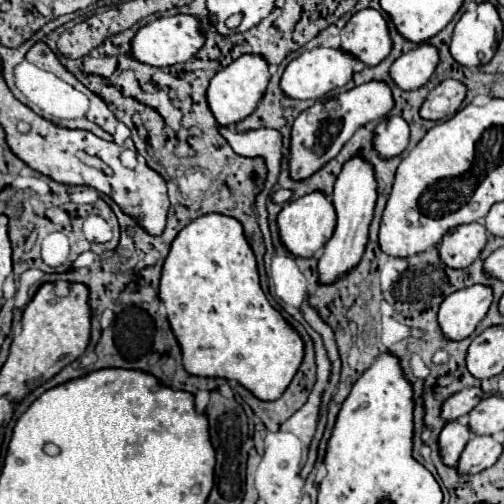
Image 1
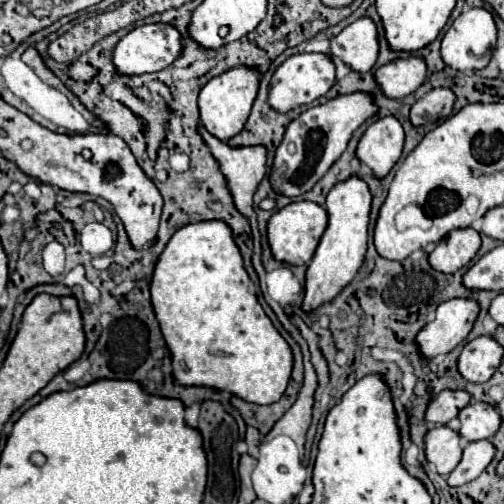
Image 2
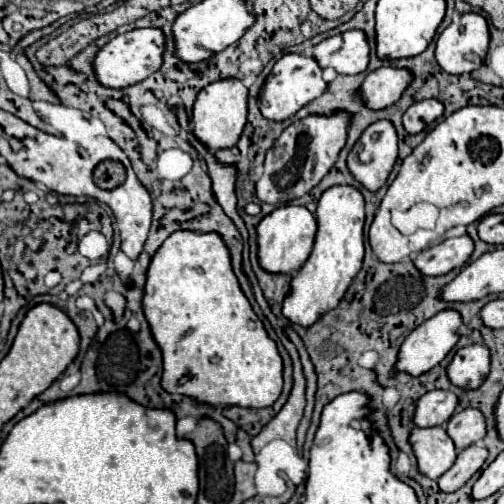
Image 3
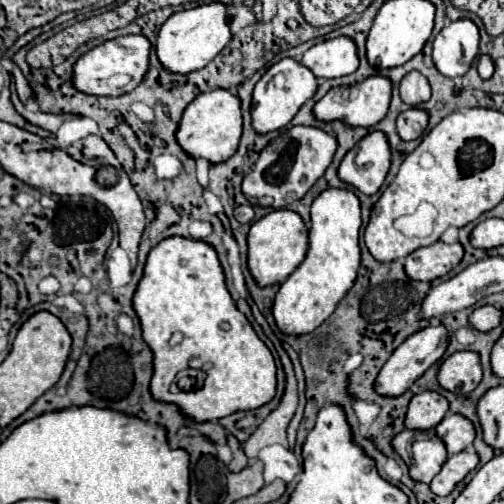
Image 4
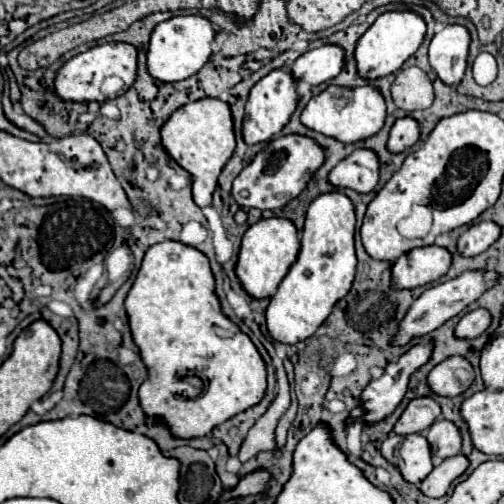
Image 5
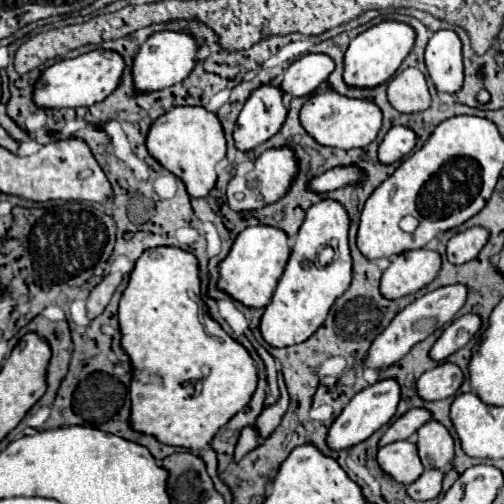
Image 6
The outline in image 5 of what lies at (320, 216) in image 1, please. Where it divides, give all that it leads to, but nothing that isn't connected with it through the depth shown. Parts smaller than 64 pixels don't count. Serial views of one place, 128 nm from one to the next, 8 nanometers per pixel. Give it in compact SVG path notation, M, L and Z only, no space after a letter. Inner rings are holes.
M276 216L266 218L252 224L244 232L236 274L248 294L252 294L254 298L266 298L278 290L280 282L288 274L290 266L296 262L298 254L300 254L300 238L294 222L288 218L276 218Z

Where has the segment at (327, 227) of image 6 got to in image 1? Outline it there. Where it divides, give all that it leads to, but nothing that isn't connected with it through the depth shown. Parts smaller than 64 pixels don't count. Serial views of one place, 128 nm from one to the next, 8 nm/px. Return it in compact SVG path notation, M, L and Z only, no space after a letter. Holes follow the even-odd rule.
M360 154L352 156L344 166L342 172L334 184L334 194L332 194L332 204L336 208L336 230L334 236L328 240L324 254L320 256L318 262L318 272L320 272L320 282L334 282L340 274L346 274L352 270L366 248L368 242L368 228L372 222L374 214L374 204L376 204L376 176L374 176L374 166L364 160Z

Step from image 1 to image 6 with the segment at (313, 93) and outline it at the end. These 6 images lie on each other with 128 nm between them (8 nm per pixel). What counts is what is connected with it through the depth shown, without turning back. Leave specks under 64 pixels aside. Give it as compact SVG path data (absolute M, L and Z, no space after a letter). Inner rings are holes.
M264 84L256 88L238 116L234 128L236 146L244 152L254 150L282 128L286 116L288 108L284 106L284 92L280 86Z

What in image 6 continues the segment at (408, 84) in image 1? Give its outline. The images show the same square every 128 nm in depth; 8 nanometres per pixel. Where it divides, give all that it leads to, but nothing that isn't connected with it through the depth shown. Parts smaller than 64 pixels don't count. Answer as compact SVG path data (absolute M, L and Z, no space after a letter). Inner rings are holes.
M336 90L328 92L316 92L308 98L308 102L300 110L300 122L304 130L322 146L332 146L332 148L362 148L368 146L380 126L382 126L382 110L366 98L348 98L338 94Z

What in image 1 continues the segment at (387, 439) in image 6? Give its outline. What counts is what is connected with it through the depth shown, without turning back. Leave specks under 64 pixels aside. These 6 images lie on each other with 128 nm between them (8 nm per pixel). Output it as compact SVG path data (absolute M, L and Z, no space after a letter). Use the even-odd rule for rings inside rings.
M464 388L458 394L454 394L452 398L448 398L444 402L442 408L442 416L444 420L458 420L460 416L468 414L480 400L482 400L484 392L482 388Z

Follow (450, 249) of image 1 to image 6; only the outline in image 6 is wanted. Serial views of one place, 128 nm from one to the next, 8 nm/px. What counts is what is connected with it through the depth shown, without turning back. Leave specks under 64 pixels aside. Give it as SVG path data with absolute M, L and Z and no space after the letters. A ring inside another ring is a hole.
M408 250L398 254L390 268L384 270L380 292L382 296L394 300L406 294L414 294L426 284L430 284L442 268L442 258L436 250Z

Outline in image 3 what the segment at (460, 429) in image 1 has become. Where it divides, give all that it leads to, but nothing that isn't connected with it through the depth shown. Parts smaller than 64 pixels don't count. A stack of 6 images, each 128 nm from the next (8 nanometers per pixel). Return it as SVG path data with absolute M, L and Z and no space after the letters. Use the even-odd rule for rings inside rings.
M442 426L414 428L410 444L414 448L420 472L432 480L440 478L446 470L450 470L458 458L454 442Z

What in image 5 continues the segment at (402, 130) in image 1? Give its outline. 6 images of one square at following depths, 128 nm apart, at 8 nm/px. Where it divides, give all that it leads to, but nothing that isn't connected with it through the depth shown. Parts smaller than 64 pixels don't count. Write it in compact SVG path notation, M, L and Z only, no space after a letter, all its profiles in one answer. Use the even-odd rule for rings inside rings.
M356 148L348 158L340 160L332 168L328 180L334 186L368 194L380 180L380 158L370 148Z

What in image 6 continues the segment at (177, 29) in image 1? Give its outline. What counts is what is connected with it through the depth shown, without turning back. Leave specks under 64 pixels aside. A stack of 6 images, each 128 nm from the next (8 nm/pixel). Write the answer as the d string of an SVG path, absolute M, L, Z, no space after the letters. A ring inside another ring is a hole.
M92 50L76 58L60 60L52 64L34 86L34 102L44 108L76 108L92 106L110 96L122 80L126 64L124 58L114 50Z

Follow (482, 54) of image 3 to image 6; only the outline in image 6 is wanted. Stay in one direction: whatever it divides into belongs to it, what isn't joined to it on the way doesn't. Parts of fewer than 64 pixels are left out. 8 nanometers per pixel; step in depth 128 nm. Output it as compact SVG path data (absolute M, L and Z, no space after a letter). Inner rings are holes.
M438 30L426 46L426 68L438 92L454 94L464 82L462 42L454 30Z

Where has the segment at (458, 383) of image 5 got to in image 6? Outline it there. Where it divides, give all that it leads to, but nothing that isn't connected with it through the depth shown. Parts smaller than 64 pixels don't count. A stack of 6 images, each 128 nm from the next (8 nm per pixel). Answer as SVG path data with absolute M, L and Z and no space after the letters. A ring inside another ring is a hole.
M442 362L436 368L424 372L416 382L416 388L424 400L444 400L454 396L462 382L464 372L452 362Z

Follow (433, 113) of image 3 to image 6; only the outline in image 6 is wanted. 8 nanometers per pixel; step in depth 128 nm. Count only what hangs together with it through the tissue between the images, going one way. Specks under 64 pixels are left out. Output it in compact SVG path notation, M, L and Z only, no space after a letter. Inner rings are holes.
M394 126L384 136L378 156L382 164L392 164L408 156L416 146L416 134L408 126Z

